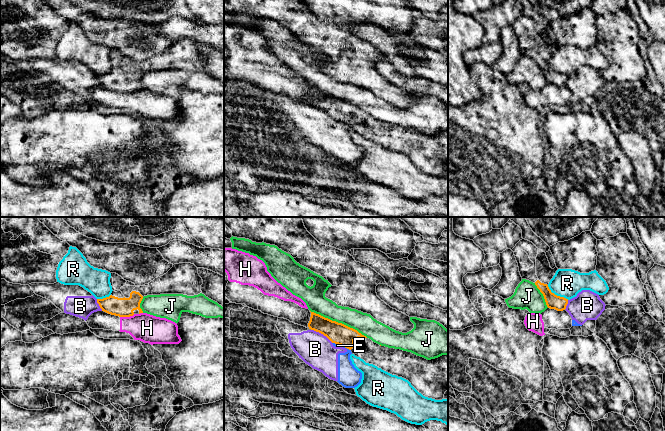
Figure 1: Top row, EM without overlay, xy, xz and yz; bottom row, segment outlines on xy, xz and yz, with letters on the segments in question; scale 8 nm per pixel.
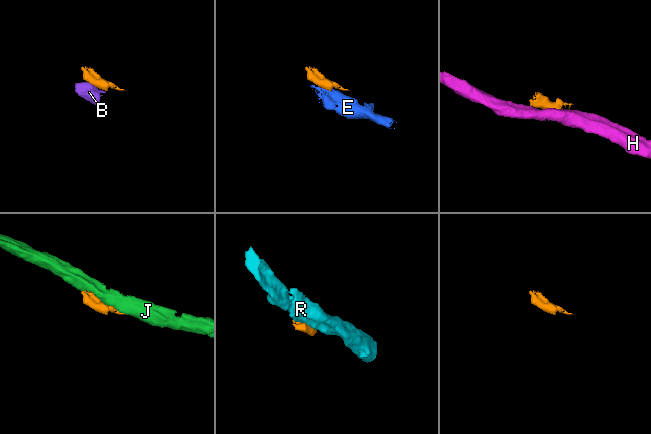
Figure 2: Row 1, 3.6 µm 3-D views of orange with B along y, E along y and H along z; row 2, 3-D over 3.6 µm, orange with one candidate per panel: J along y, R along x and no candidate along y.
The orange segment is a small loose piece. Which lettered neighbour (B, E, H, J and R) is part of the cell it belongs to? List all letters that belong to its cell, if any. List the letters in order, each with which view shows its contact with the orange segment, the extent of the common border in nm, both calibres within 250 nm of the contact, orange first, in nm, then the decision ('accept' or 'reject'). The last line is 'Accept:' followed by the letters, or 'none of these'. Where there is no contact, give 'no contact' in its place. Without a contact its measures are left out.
B: contact in xz; length 200 nm; calibres 170 and 260 nm; reject
E: contact in xz; length 170 nm; calibres 170 and 30 nm; reject
H: contact in xy; length 120 nm; calibres 160 and 220 nm; reject
J: contact in xz; length 500 nm; calibres 170 and 170 nm; reject
R: contact in yz; length 200 nm; calibres 120 and 240 nm; reject
Accept: none of these

